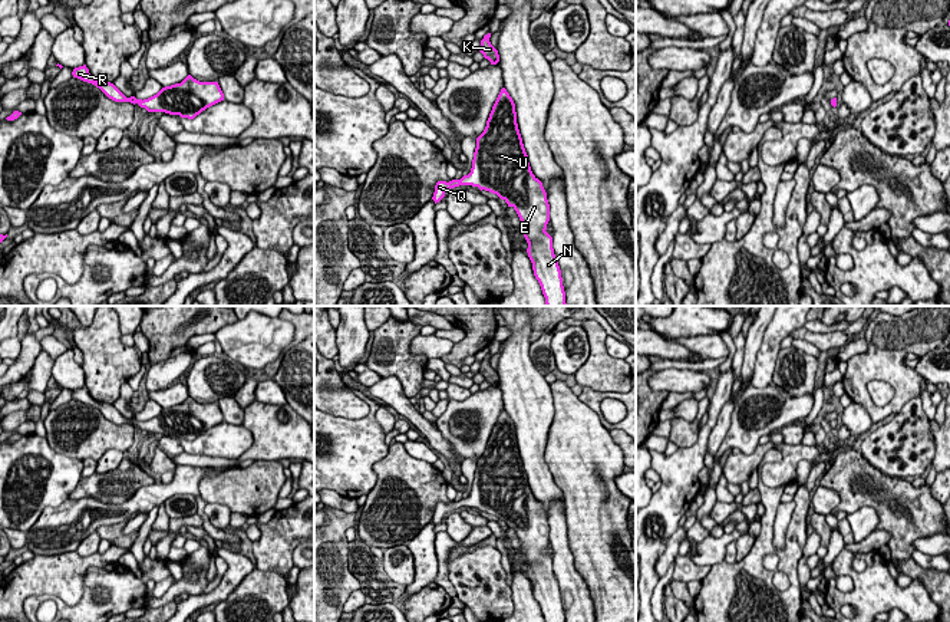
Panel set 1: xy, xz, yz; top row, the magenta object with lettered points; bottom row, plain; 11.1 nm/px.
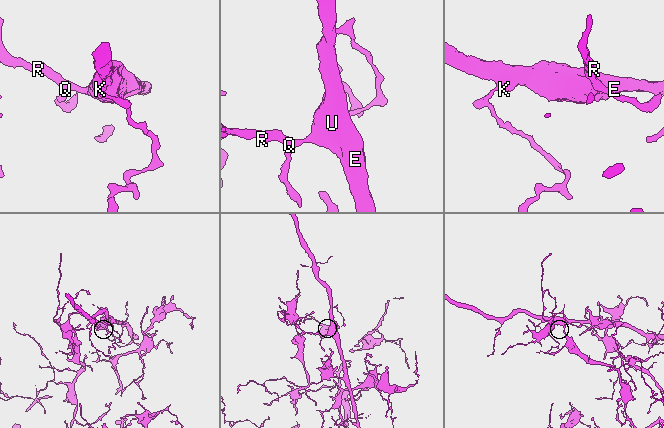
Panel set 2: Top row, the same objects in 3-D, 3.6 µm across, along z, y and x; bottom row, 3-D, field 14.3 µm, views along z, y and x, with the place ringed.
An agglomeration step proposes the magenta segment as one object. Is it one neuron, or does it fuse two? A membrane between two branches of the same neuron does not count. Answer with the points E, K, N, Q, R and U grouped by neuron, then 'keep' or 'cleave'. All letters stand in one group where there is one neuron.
E K N Q R U | keep

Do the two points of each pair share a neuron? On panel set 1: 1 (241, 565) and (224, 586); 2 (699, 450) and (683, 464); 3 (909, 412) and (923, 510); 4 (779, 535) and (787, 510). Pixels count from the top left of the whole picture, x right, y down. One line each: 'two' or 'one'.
1: one
2: one
3: two
4: one

